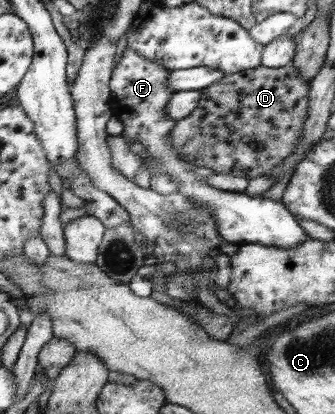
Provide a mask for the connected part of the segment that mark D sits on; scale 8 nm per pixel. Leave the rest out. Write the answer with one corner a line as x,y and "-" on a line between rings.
292,64
281,66
280,68
272,68
264,65
257,66
253,69
246,69
237,73
226,74
224,78
221,78
218,82
208,85
202,91
201,100
197,108
189,114
188,117
181,118
175,124
175,128
170,132
169,141
179,150
179,155
186,161
194,163
196,166
205,166
206,168
212,168
216,173
231,174
234,176
241,176
249,180
260,177
279,168
280,162
286,160
290,156
293,156
295,150
298,149
299,142
302,141
303,130
306,129
307,117
310,117
310,94
309,94
310,82
306,77
303,77
299,70

